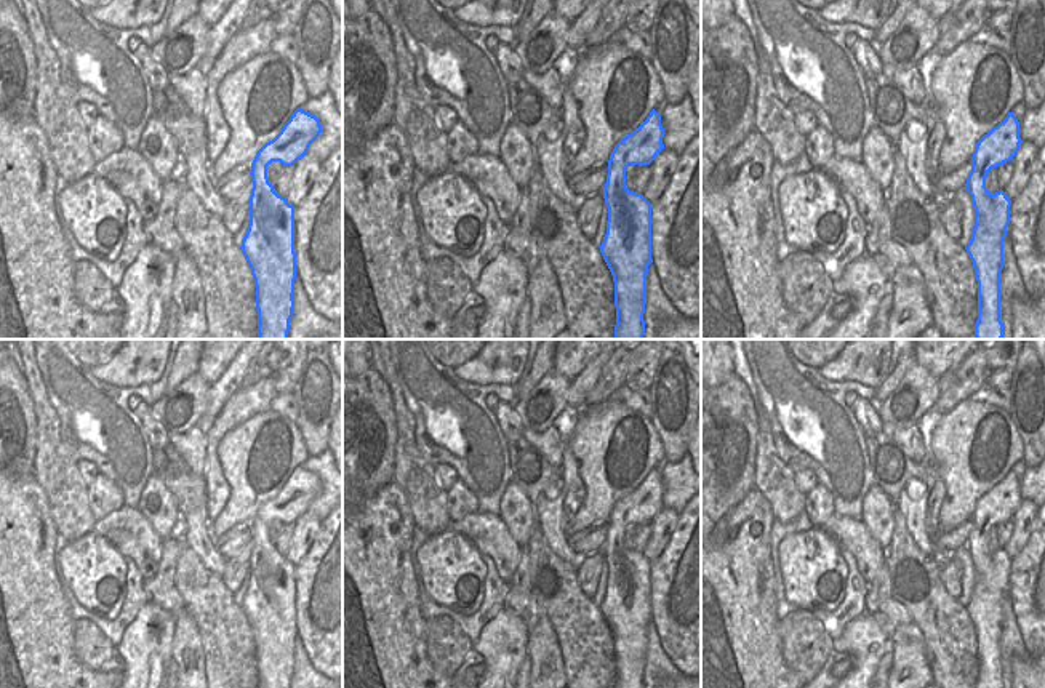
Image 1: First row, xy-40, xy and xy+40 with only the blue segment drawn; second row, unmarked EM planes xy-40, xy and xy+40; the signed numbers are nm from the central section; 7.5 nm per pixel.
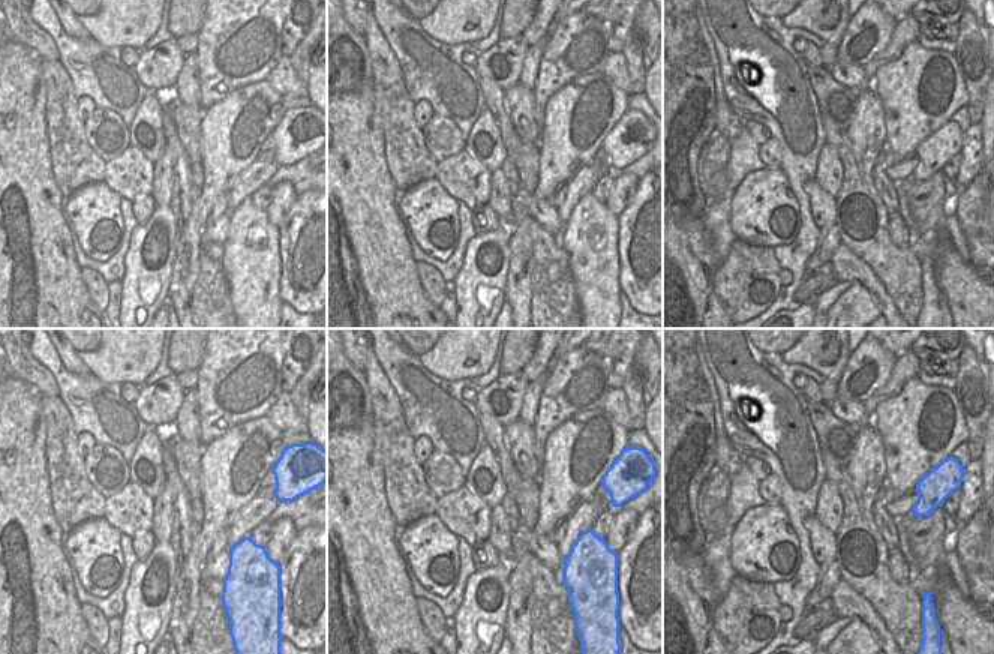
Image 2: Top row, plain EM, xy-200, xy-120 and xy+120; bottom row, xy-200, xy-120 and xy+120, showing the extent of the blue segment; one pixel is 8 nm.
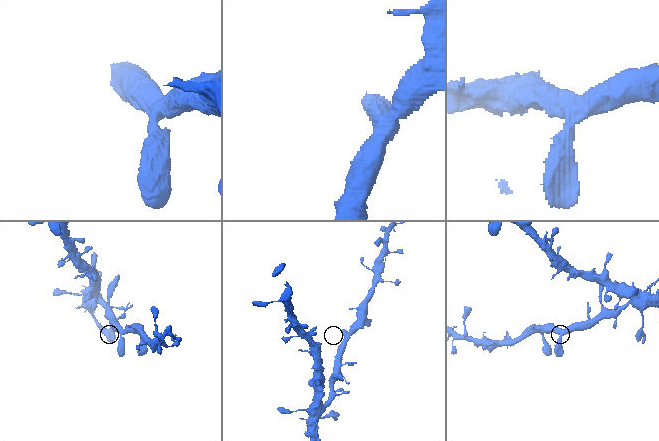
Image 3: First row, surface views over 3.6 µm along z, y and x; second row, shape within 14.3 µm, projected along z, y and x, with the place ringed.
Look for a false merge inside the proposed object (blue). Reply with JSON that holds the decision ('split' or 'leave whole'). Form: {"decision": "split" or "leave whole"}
{"decision": "leave whole"}

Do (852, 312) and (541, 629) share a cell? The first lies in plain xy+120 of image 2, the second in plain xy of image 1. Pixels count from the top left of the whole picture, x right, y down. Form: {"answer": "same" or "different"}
{"answer": "same"}

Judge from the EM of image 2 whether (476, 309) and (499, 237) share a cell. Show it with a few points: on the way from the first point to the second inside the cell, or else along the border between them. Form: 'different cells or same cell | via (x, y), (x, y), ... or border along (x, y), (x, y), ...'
same cell | via (476, 288), (474, 257), (479, 245)

